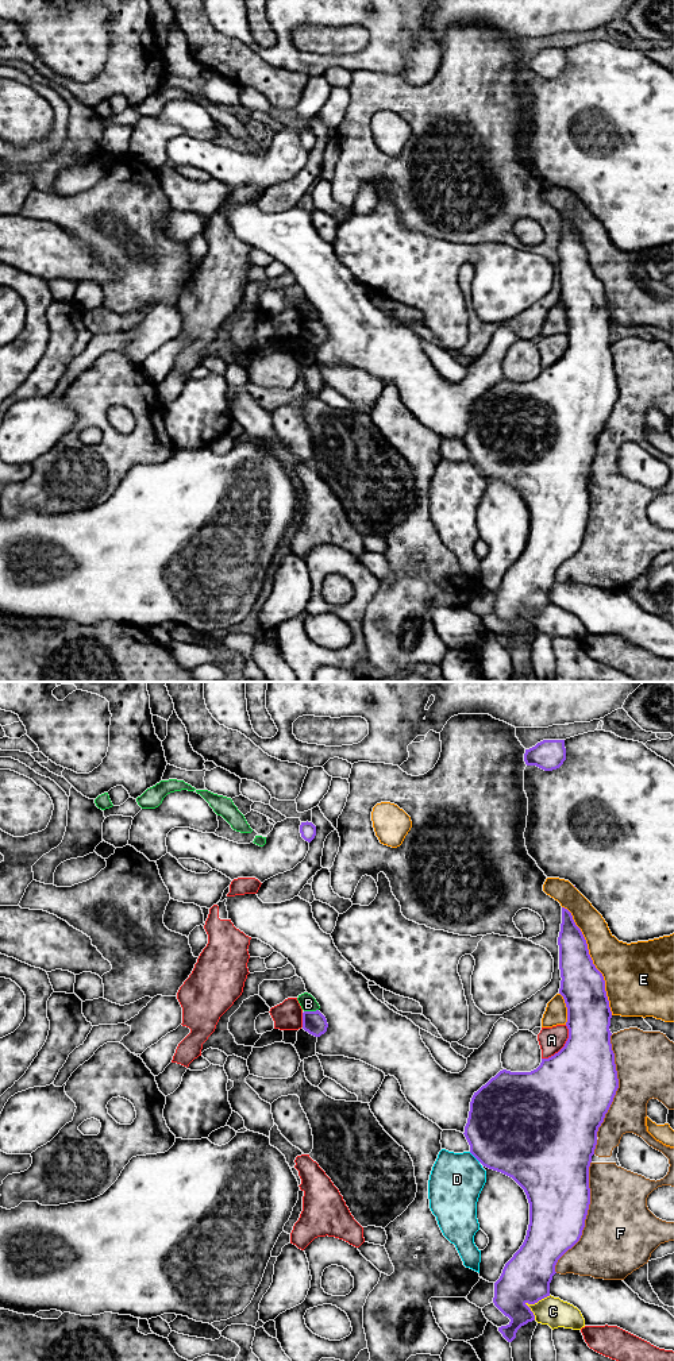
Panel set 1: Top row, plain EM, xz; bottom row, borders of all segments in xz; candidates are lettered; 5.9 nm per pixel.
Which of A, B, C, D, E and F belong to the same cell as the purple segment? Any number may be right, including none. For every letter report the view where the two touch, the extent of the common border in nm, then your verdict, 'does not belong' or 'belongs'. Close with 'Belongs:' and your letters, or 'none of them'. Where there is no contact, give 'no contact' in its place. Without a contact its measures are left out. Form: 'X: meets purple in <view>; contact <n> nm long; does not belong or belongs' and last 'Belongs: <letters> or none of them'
A: meets purple in xz; contact 260 nm long; does not belong
B: meets purple in xz; contact 90 nm long; does not belong
C: meets purple in xz; contact 180 nm long; does not belong
D: meets purple in xz; contact 90 nm long; does not belong
E: meets purple in xz; contact 700 nm long; does not belong
F: meets purple in xz; contact 700 nm long; does not belong
Belongs: none of them

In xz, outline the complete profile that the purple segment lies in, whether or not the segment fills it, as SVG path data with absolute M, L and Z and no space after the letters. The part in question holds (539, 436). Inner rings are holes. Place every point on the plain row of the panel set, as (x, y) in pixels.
M562 216L562 232L561 240L558 246L559 254L559 278L561 278L561 297L559 302L563 305L566 316L567 316L567 331L566 335L569 338L569 347L565 355L548 367L542 367L540 374L531 381L511 381L507 378L500 379L494 386L492 386L485 394L482 394L477 401L474 401L470 410L470 420L467 432L465 435L465 446L470 454L470 462L486 477L501 481L509 486L512 486L525 501L528 512L529 512L529 533L527 539L525 548L520 558L513 563L513 566L505 572L500 587L494 591L494 614L511 628L507 635L498 636L498 640L502 645L512 651L516 647L517 639L527 633L528 631L535 629L535 624L528 616L529 613L535 613L539 609L550 605L550 591L555 581L555 574L558 568L571 558L581 547L582 539L585 536L585 528L588 524L589 513L590 513L590 497L589 497L589 475L592 471L592 464L594 463L594 458L597 454L597 440L601 432L604 431L605 423L608 421L616 400L619 397L617 379L615 373L615 362L612 359L611 352L611 327L612 320L609 316L609 309L605 300L605 289L602 282L596 277L593 269L589 263L586 248L581 240L581 238L575 234L571 221Z

